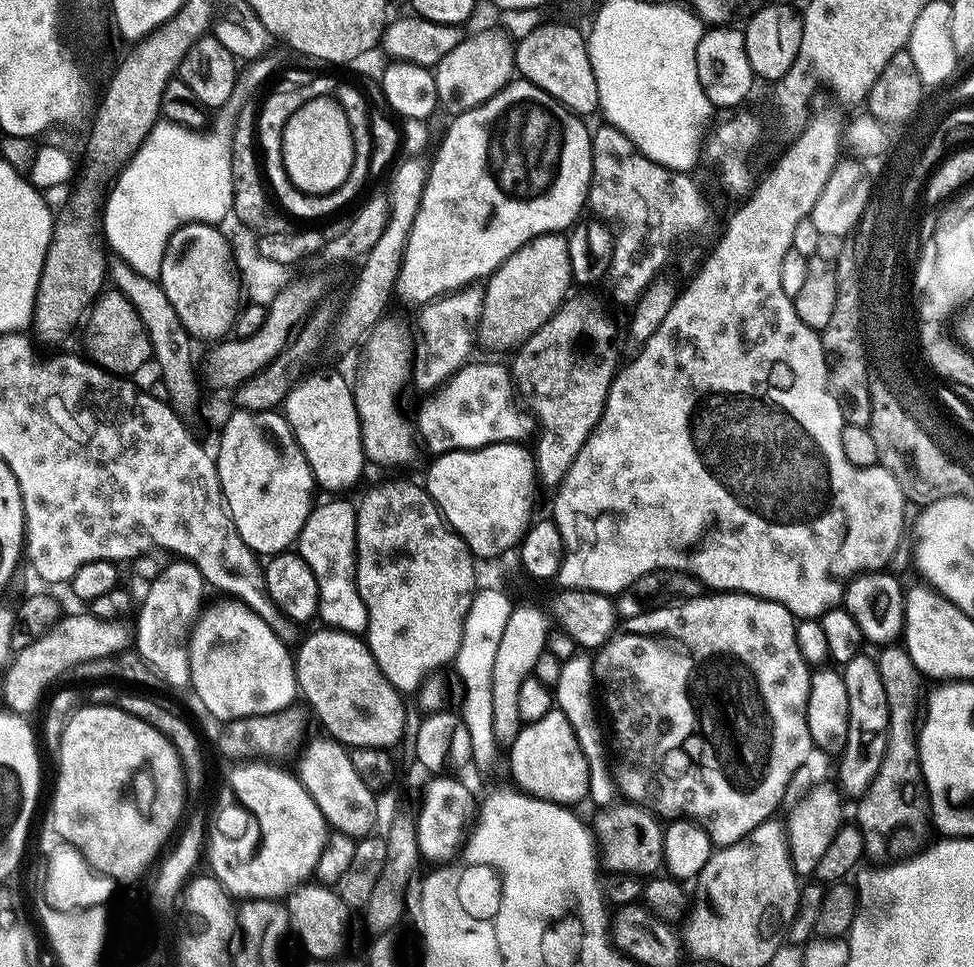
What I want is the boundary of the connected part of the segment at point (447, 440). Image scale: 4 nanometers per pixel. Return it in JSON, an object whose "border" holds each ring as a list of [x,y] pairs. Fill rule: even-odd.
{"border":[[[470,362],[457,370],[449,380],[445,380],[429,396],[432,397],[421,406],[420,413],[414,416],[414,424],[418,429],[418,436],[423,447],[425,444],[432,454],[484,448],[487,444],[524,442],[527,441],[527,436],[531,437],[538,428],[533,413],[528,410],[523,412],[520,409],[520,404],[516,401],[516,396],[518,397],[517,385],[514,383],[511,371],[505,365],[503,368],[500,364]]]}

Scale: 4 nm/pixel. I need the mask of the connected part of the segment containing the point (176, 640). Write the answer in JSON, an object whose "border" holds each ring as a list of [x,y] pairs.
{"border":[[[176,558],[168,563],[166,568],[162,570],[156,578],[147,585],[148,593],[144,596],[144,601],[139,601],[136,616],[136,628],[134,624],[134,648],[139,652],[142,659],[156,671],[157,677],[161,681],[164,680],[172,688],[187,689],[190,684],[190,662],[188,661],[188,638],[192,625],[196,621],[196,617],[202,610],[205,603],[204,591],[206,585],[202,574],[198,570],[198,566],[194,566],[192,561],[183,558]]]}

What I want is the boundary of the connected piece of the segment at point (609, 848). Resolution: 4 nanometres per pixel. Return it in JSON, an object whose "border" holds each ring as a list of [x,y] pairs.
{"border":[[[613,802],[601,807],[600,812],[590,820],[590,832],[598,849],[598,860],[601,865],[609,868],[609,873],[623,874],[637,878],[648,878],[661,871],[664,862],[664,828],[661,821],[646,808],[631,802]]]}

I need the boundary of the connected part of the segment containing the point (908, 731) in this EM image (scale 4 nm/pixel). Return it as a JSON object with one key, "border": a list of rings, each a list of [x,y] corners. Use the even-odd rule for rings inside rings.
{"border":[[[884,646],[875,657],[882,686],[886,686],[886,702],[890,706],[888,745],[878,774],[872,785],[859,797],[855,823],[864,839],[867,859],[876,862],[899,862],[916,855],[925,847],[930,832],[930,808],[923,799],[915,800],[916,784],[921,783],[920,753],[918,751],[918,713],[922,708],[922,677],[910,654],[902,646]]]}

